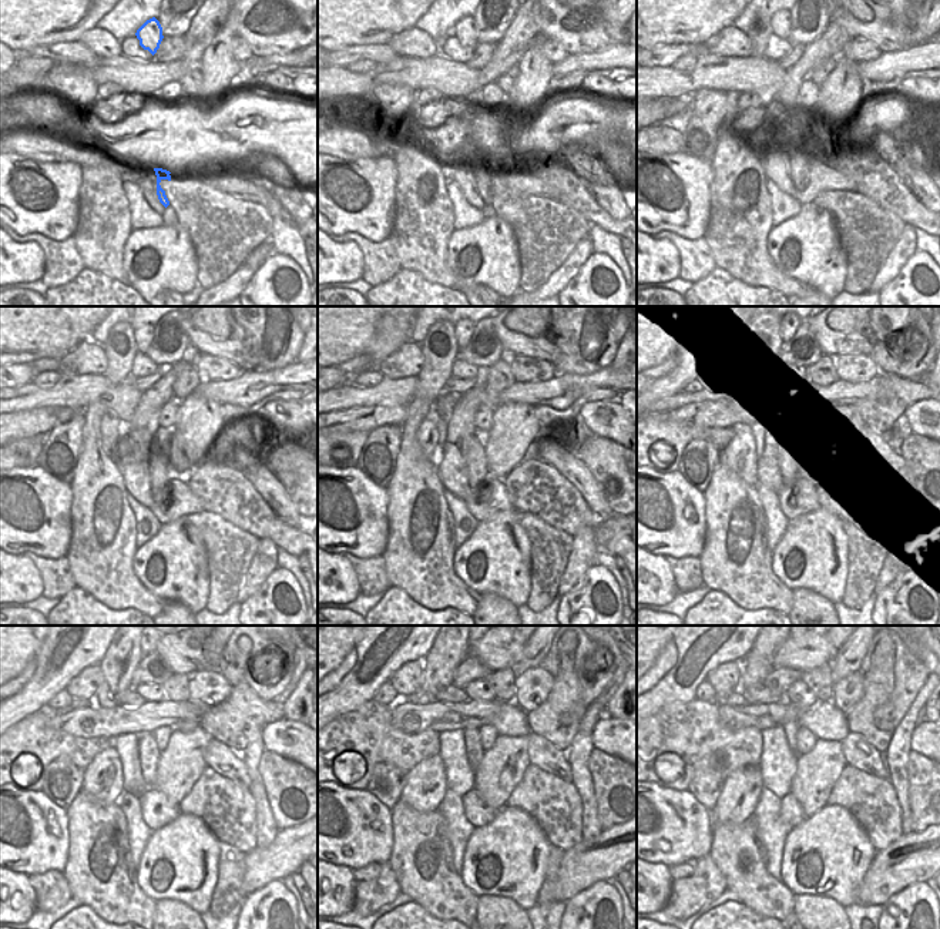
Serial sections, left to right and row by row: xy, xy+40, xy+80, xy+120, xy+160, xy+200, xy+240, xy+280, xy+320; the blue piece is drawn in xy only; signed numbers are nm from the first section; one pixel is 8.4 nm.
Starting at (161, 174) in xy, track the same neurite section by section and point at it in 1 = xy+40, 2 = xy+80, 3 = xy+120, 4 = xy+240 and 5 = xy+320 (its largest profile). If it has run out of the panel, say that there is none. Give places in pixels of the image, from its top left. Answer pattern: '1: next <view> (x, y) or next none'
1: next xy+40 (480, 163)
2: next xy+80 (796, 146)
3: next xy+120 (161, 473)
4: next xy+240 (148, 753)
5: next xy+320 (791, 728)

